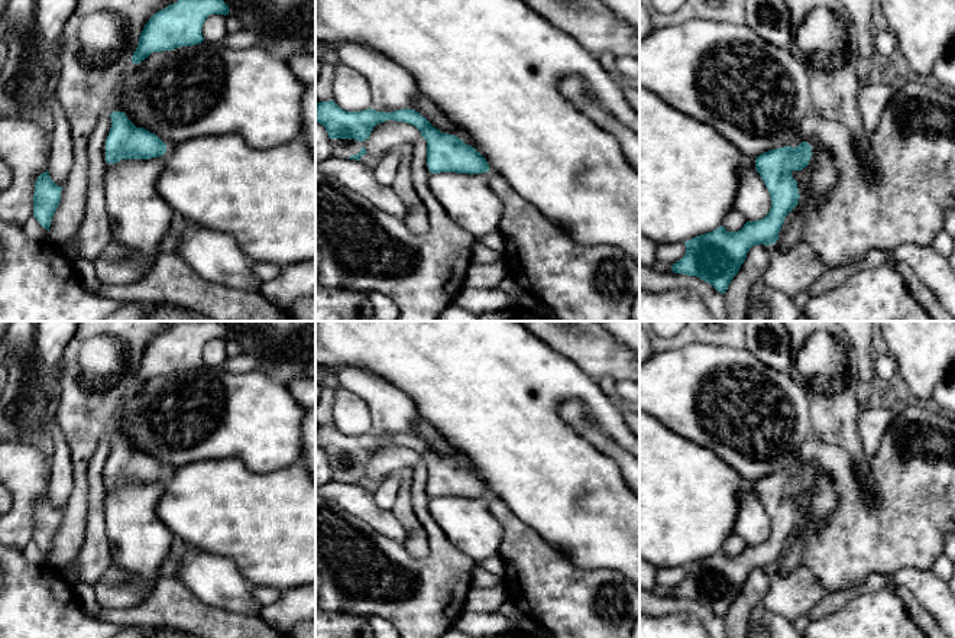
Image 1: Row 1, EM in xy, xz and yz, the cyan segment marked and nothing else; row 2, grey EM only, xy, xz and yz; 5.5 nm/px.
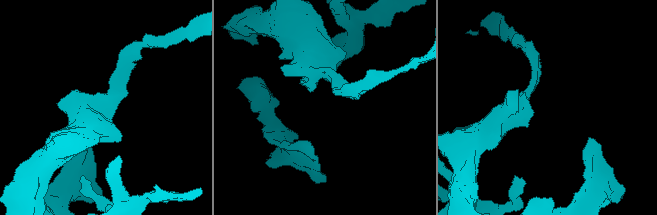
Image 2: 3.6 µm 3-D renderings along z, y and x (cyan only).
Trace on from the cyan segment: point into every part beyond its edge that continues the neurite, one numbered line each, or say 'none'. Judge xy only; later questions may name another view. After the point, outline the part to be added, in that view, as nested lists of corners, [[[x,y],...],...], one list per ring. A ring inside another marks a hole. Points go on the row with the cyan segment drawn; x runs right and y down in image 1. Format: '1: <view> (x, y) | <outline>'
1: xy (94, 235) | [[[103,114],[88,139],[88,188],[85,214],[75,240],[78,258],[94,262],[113,240],[106,211],[106,139],[111,127],[110,114]]]

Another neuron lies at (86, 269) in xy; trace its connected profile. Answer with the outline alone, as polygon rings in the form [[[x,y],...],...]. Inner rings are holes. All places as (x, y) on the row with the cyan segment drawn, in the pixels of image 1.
[[[77,258],[74,265],[78,272],[80,282],[84,285],[84,288],[94,295],[100,295],[101,285],[96,275],[93,262],[84,258]]]

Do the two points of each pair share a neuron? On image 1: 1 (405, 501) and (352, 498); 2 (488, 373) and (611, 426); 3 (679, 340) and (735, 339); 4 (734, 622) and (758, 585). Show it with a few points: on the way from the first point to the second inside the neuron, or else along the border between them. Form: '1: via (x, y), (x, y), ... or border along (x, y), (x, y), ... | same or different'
1: border along (391, 511), (405, 533), (402, 541) | different
2: via (520, 381), (566, 381), (575, 384), (585, 394) | same
3: via (693, 336), (721, 336) | same
4: via (738, 614), (753, 593) | same

